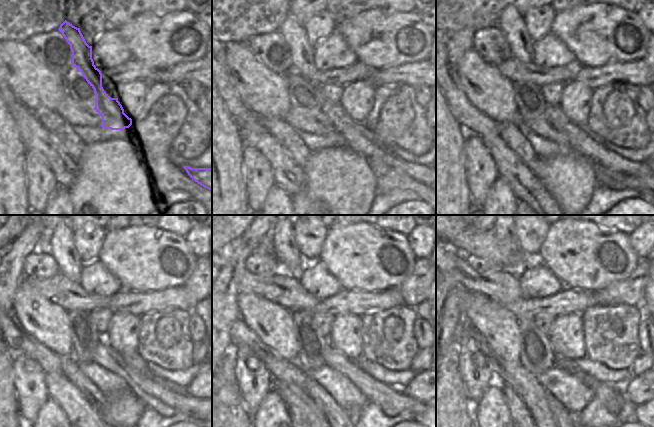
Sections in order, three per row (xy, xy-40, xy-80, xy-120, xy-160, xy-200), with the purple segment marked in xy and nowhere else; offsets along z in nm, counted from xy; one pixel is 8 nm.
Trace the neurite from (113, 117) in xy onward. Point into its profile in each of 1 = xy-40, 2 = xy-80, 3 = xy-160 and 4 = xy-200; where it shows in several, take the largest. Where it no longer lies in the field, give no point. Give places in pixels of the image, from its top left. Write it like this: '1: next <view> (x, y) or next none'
1: next xy-40 (359, 139)
2: next xy-80 (581, 139)
3: next xy-160 (286, 251)
4: next xy-200 (508, 235)

